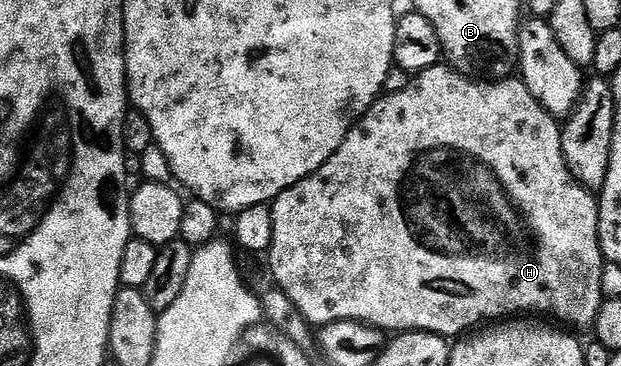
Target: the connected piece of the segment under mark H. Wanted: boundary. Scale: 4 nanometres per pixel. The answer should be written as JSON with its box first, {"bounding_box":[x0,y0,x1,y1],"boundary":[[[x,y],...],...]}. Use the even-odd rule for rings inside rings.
{"bounding_box":[269,62,605,338],"boundary":[[[440,62],[418,73],[412,80],[415,81],[408,88],[388,91],[380,96],[352,128],[333,158],[325,162],[325,166],[321,166],[309,178],[289,186],[289,190],[282,192],[270,205],[273,214],[273,242],[269,249],[271,272],[275,275],[274,283],[291,300],[294,311],[314,326],[358,320],[387,334],[433,332],[444,338],[462,337],[478,329],[484,322],[499,322],[504,318],[531,314],[527,312],[548,312],[572,324],[567,325],[572,329],[583,328],[586,324],[587,327],[594,325],[605,299],[605,257],[599,244],[599,202],[596,193],[584,188],[569,170],[563,153],[560,121],[543,109],[541,102],[533,98],[527,85],[519,78],[495,78],[488,82],[457,72]]]}

